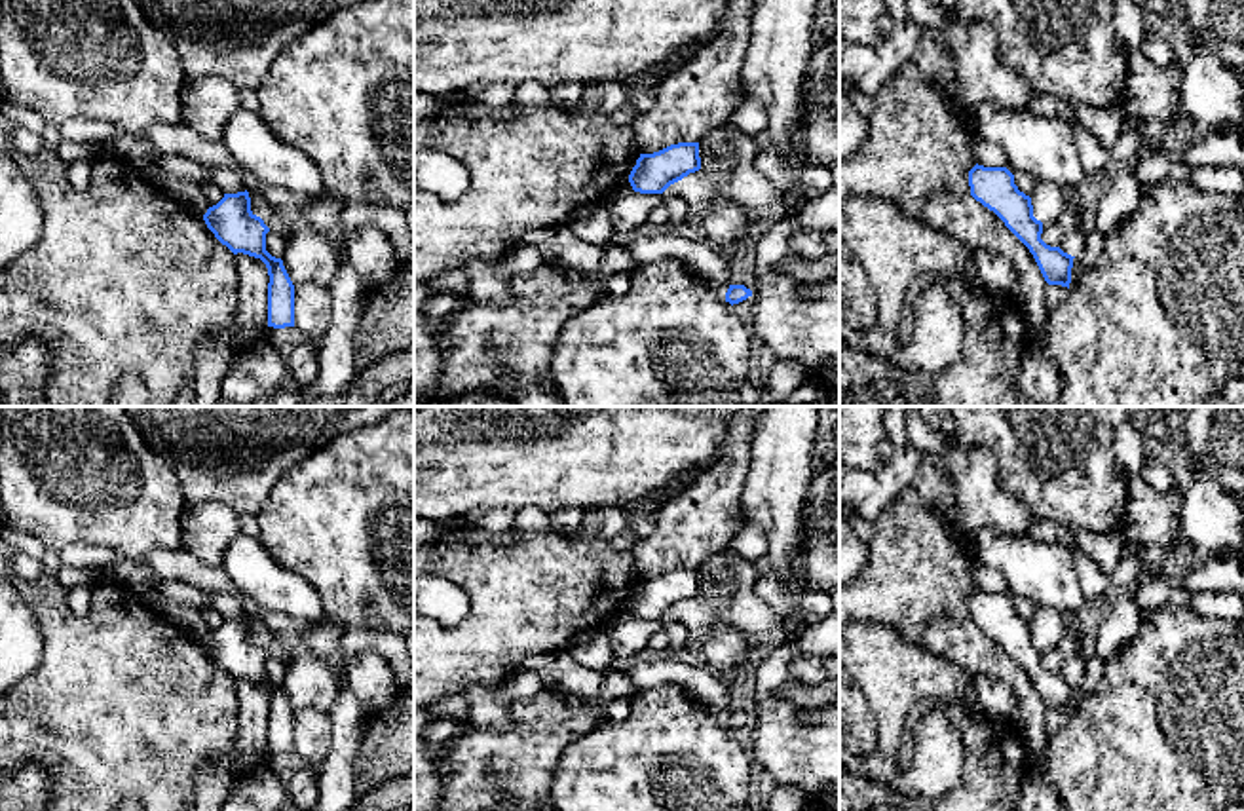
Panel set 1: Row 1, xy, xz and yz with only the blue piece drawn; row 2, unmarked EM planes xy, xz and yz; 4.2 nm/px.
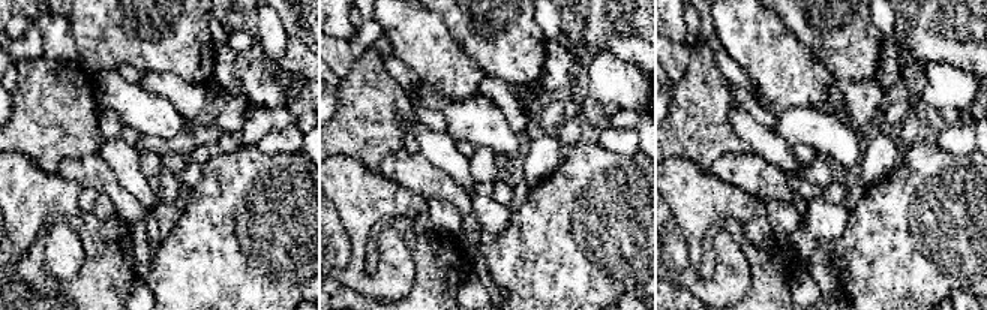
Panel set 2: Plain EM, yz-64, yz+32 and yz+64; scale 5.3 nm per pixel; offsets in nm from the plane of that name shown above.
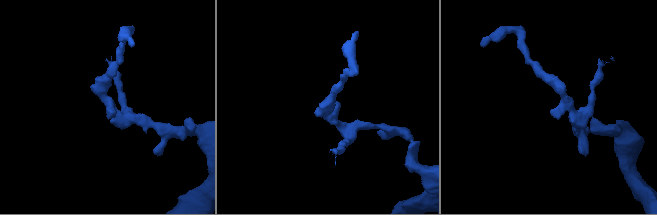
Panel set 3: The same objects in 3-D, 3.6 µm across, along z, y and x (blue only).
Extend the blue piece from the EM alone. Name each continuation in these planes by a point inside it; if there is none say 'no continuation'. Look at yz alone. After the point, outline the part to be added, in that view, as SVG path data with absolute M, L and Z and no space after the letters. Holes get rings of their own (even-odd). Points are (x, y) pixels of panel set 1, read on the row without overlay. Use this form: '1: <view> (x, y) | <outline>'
no continuation

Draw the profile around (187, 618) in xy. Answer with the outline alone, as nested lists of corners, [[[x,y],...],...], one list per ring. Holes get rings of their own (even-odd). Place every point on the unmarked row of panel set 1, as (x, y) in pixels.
[[[150,585],[137,587],[137,594],[146,606],[161,613],[180,631],[196,636],[201,642],[207,638],[209,629],[201,617],[199,608],[163,600],[158,593],[158,587],[150,587]]]

